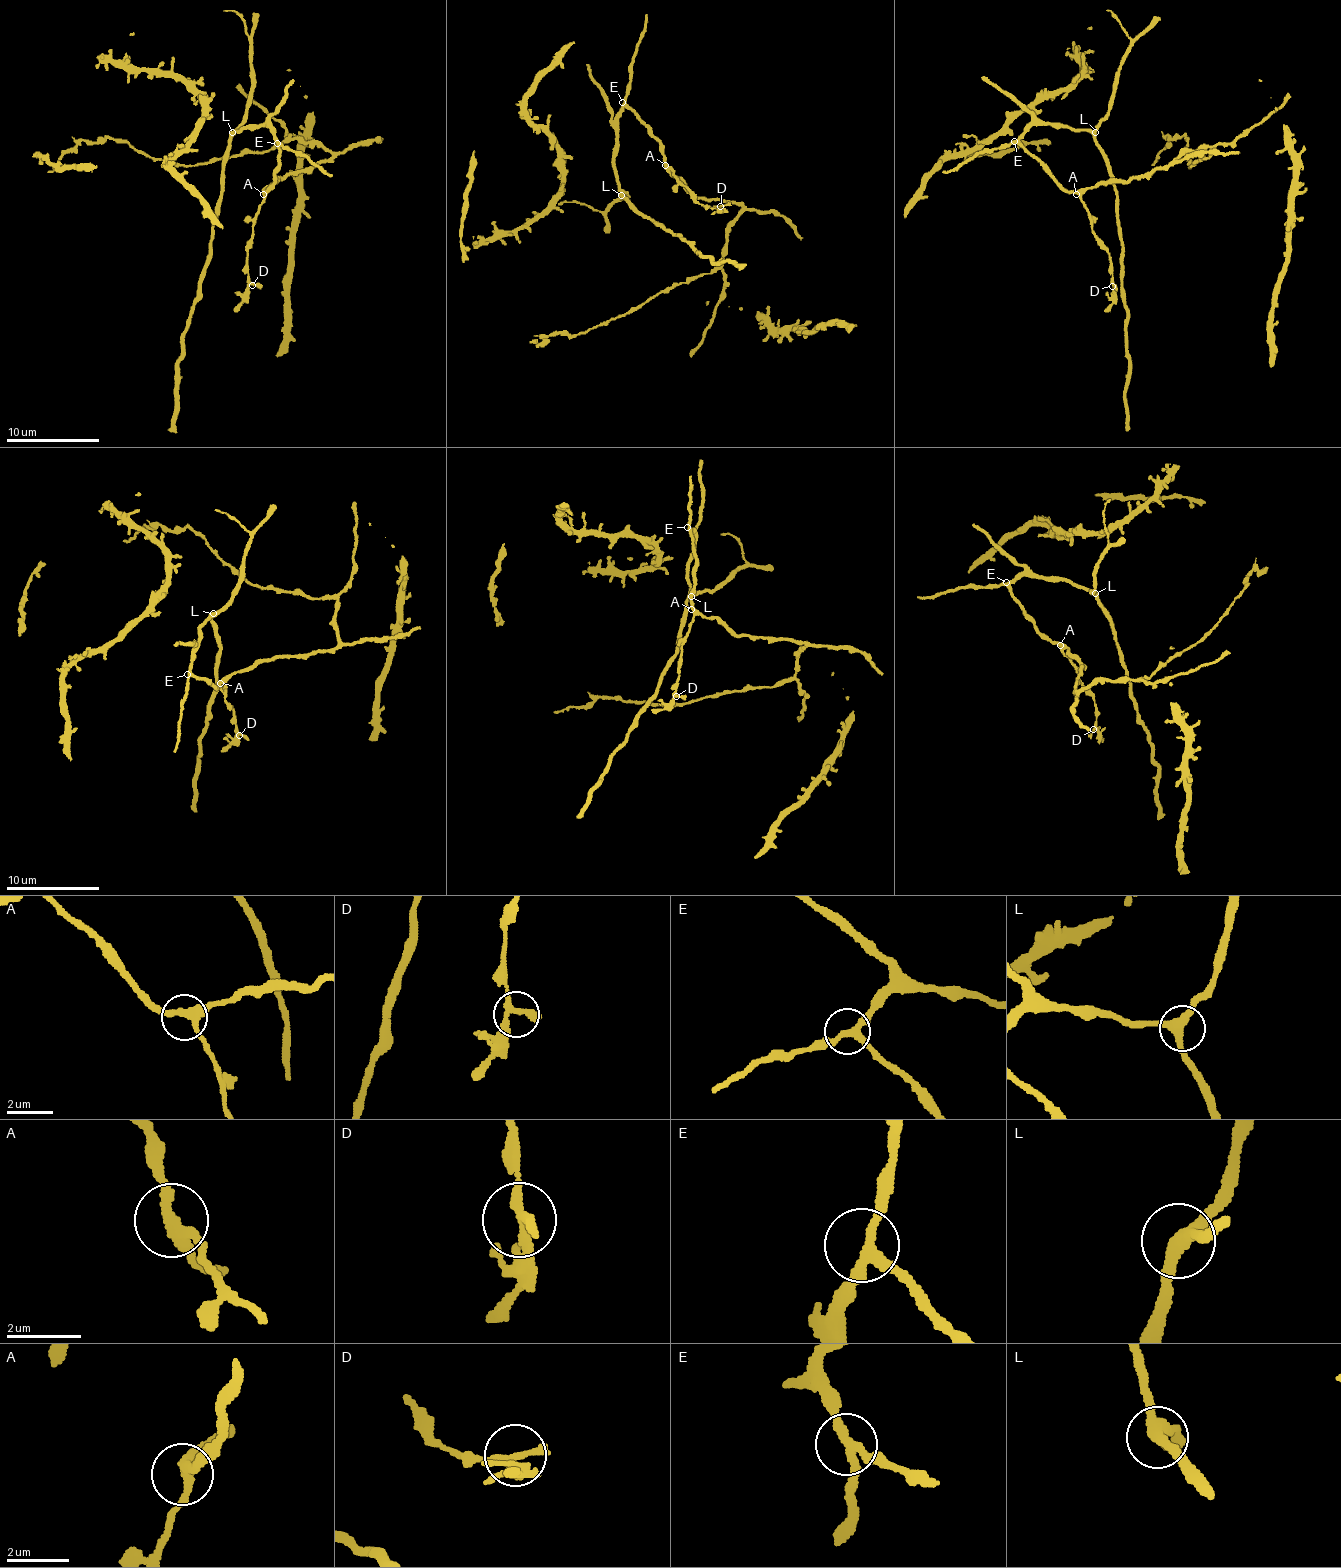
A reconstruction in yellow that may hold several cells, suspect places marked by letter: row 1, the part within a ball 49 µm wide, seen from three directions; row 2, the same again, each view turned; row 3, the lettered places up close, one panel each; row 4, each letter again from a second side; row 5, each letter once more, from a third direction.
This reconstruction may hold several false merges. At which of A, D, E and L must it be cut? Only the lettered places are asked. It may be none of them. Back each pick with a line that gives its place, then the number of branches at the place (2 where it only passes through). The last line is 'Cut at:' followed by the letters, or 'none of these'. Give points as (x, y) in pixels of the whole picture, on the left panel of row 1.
Cut at: none of these

